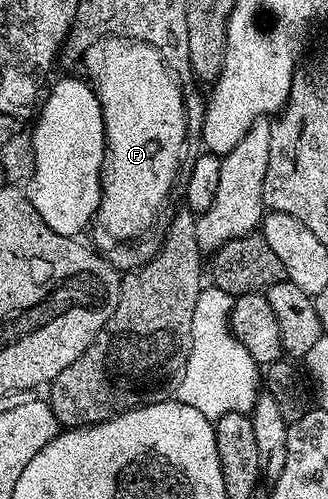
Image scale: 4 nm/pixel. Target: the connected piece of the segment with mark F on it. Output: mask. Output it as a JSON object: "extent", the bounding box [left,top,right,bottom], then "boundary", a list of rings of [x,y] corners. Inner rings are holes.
{"extent":[84,42,187,270],"boundary":[[[109,42],[89,51],[89,66],[84,75],[91,81],[97,94],[105,123],[105,158],[101,168],[101,201],[96,216],[91,221],[92,243],[114,268],[132,270],[141,268],[161,248],[167,227],[165,203],[169,191],[177,180],[181,168],[181,151],[185,148],[185,123],[187,117],[181,111],[177,90],[172,80],[165,76],[156,53],[141,45]]]}

